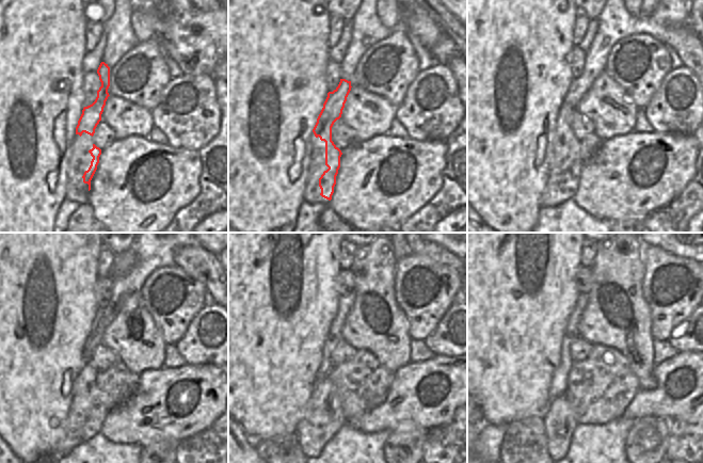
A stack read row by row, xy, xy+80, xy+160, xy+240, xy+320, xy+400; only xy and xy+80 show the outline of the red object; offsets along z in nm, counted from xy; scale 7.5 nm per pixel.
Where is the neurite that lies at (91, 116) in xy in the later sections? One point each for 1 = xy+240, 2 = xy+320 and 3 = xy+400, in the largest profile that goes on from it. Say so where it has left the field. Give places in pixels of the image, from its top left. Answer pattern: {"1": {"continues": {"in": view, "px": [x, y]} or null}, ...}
{"1": {"continues": {"in": "xy+240", "px": [88, 406]}}, "2": {"continues": {"in": "xy+320", "px": [323, 417]}}, "3": {"continues": {"in": "xy+400", "px": [558, 417]}}}

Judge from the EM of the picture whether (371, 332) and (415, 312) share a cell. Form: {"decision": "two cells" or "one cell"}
{"decision": "two cells"}

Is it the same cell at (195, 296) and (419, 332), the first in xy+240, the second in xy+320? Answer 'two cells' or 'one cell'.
one cell

